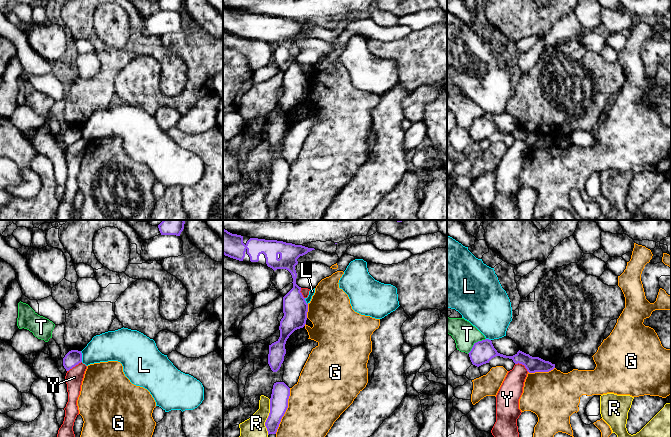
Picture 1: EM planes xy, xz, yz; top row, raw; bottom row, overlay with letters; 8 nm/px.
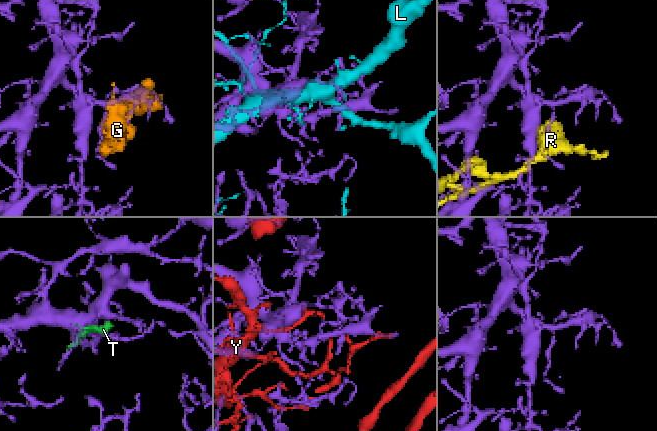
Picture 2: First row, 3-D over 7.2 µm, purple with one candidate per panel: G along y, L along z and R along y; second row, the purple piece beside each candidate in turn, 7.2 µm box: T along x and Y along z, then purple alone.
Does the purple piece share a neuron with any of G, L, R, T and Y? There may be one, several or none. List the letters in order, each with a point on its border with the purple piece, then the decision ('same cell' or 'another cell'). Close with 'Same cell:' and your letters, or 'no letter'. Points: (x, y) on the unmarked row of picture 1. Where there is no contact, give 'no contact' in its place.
G: xz (285, 187) | another cell
L: xy (81, 132) | another cell
R: xz (268, 193) | another cell
T: yz (475, 119) | another cell
Y: yz (522, 140) | another cell
Same cell: no letter

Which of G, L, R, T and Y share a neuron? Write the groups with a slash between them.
G / L / R / T / Y

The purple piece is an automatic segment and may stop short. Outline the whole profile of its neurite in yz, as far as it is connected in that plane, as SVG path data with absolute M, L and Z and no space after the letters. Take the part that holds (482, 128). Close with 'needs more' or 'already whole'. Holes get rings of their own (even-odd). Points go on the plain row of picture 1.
M489 115L474 119L468 130L472 140L477 143L489 139L489 137L496 132L500 132L503 134L512 135L515 140L519 139L524 141L529 149L549 148L555 144L555 140L545 137L539 133L532 133L520 126L513 132L500 130L494 124L492 117Z | already whole

